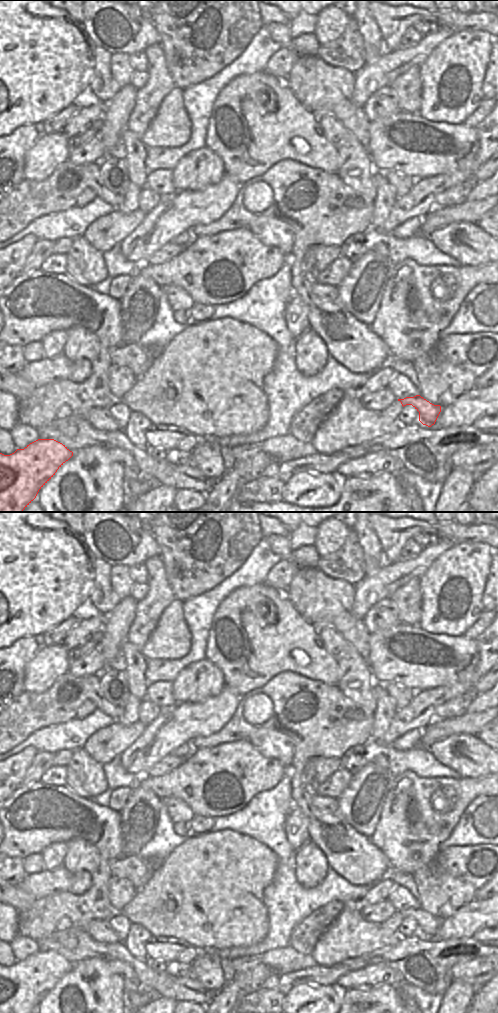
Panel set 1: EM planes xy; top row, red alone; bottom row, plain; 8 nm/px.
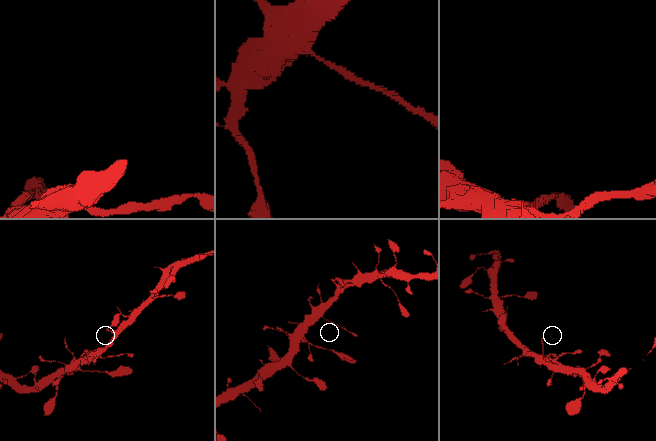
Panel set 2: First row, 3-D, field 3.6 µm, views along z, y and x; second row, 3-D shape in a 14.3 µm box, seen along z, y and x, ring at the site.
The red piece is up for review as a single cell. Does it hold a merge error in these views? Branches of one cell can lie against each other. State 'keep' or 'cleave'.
keep

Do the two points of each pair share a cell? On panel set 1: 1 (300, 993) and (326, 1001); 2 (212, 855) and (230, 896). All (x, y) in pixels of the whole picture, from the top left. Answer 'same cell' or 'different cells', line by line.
1: same cell
2: same cell

